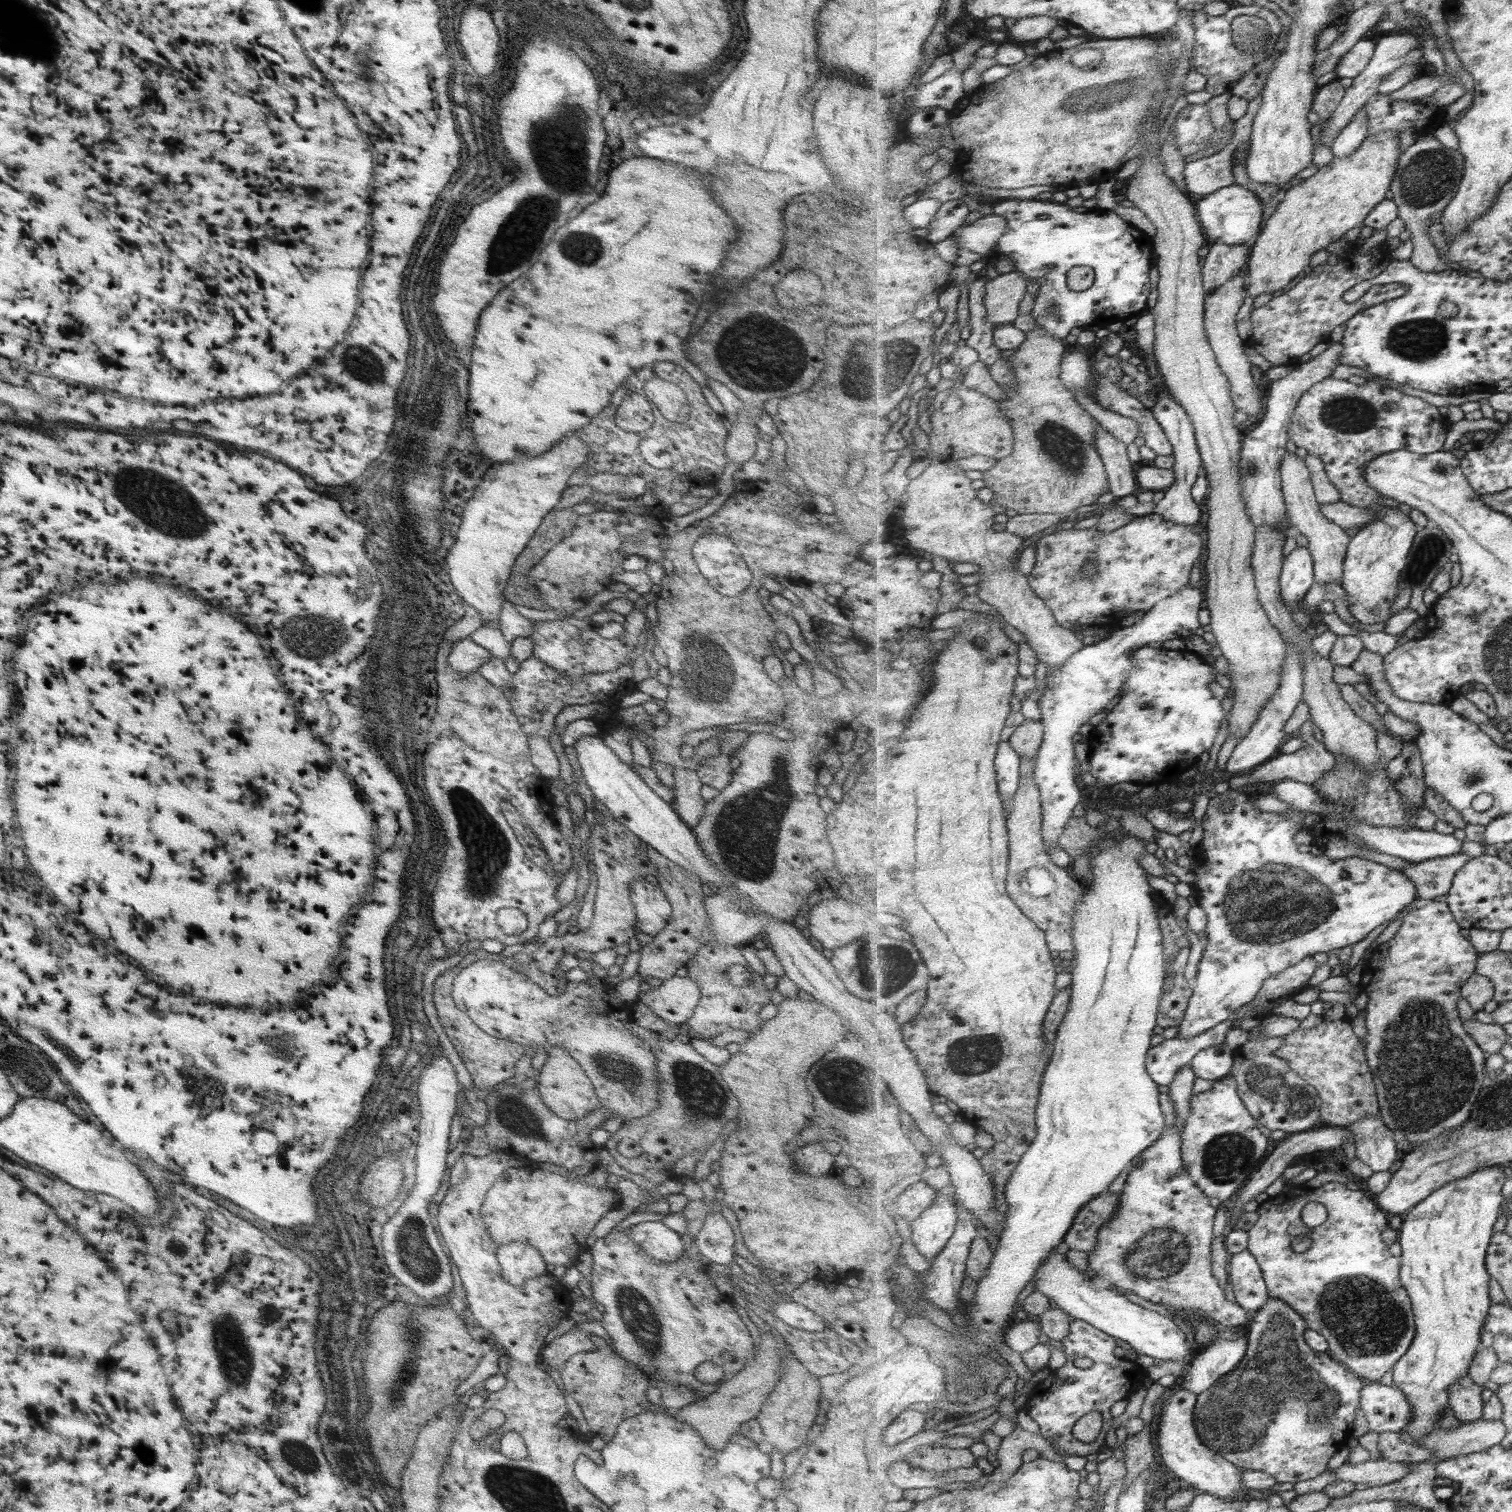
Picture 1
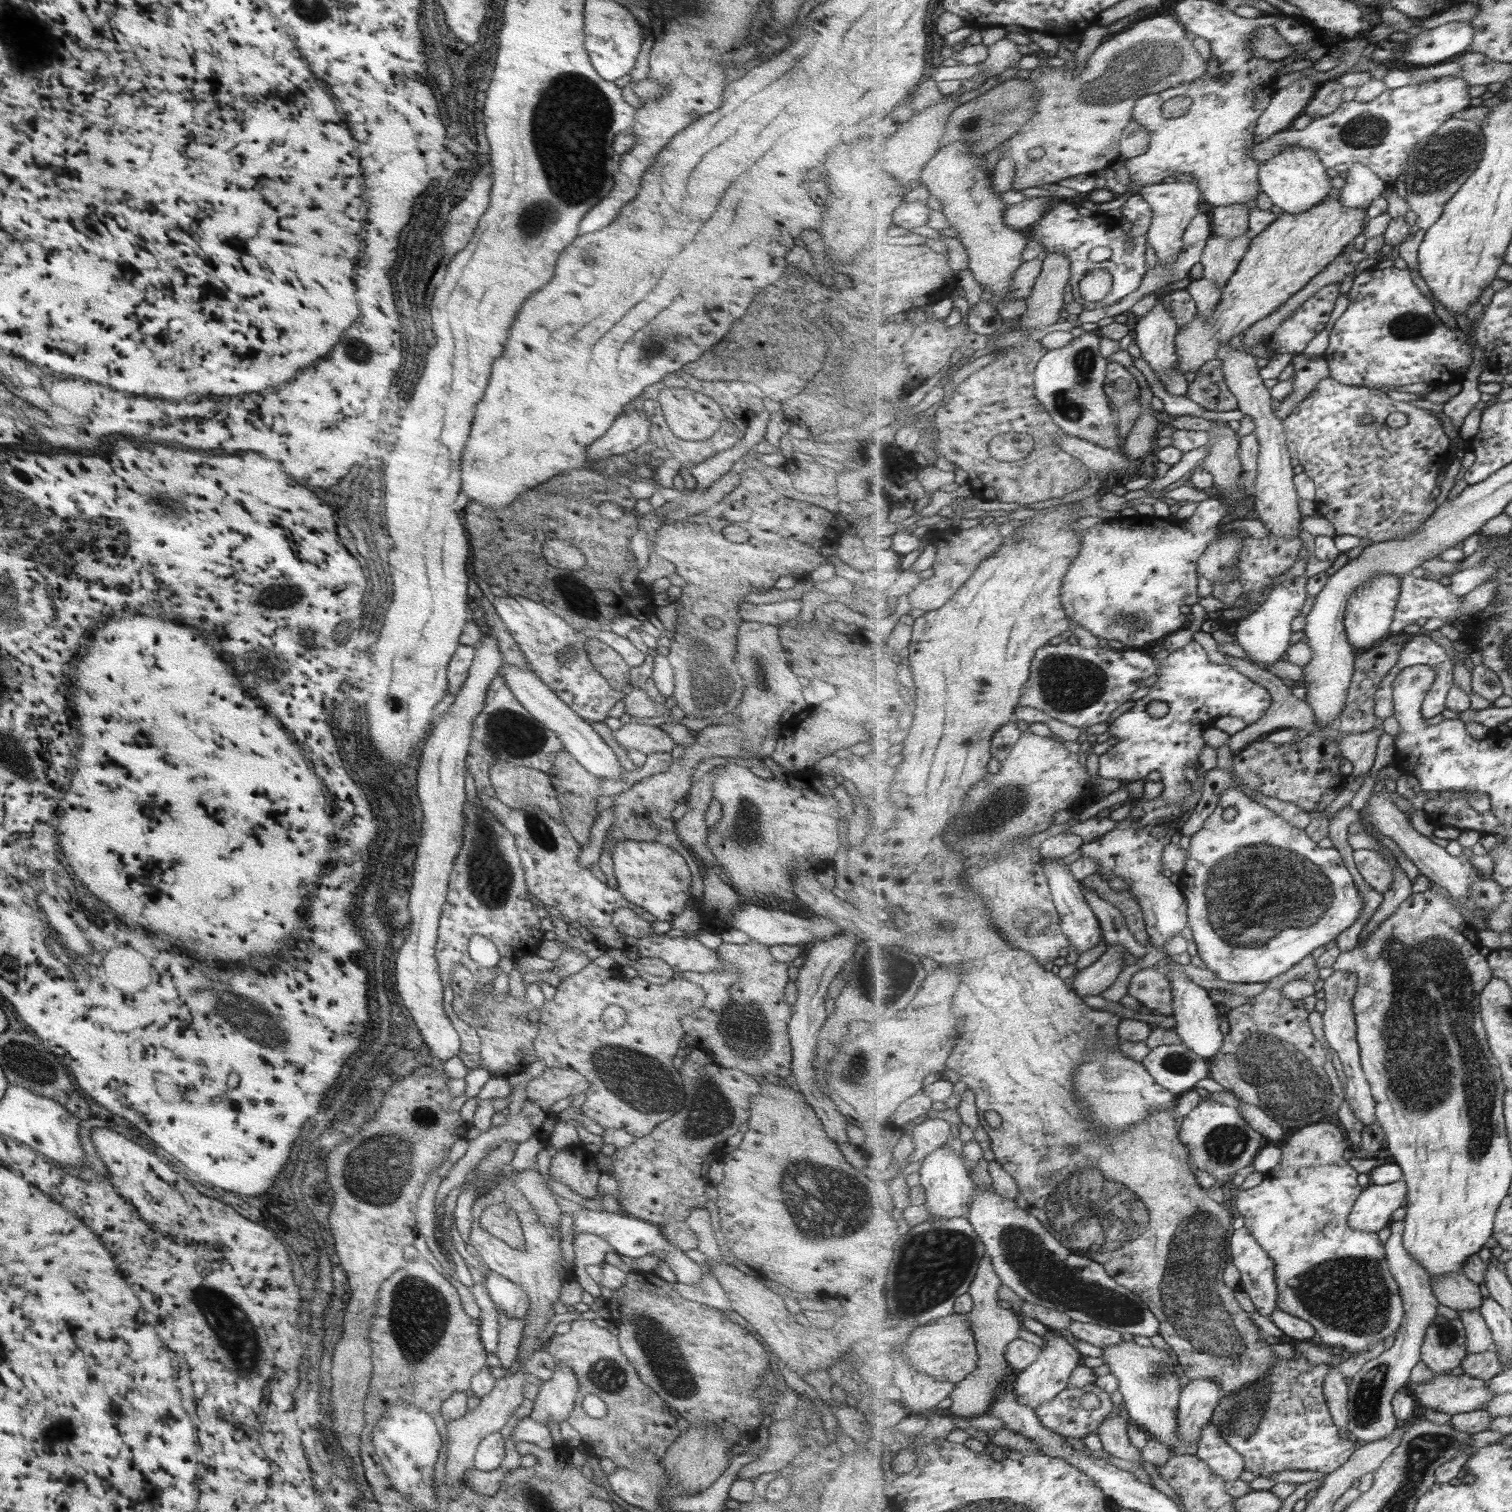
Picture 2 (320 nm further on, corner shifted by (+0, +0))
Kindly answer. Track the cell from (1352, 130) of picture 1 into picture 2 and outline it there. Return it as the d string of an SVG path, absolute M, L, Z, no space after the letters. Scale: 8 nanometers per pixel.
M1362 162L1354 164L1347 174L1346 183L1339 190L1341 203L1347 208L1369 207L1373 200L1383 195L1389 185Z

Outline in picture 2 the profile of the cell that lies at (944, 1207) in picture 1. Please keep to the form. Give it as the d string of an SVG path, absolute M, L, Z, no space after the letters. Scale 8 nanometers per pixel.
M941 1147L935 1150L931 1156L927 1156L927 1158L921 1161L922 1165L918 1173L922 1177L921 1184L928 1192L925 1205L930 1208L932 1218L969 1216L976 1188L971 1175L967 1172L967 1167L961 1162L959 1154L955 1154L953 1149Z

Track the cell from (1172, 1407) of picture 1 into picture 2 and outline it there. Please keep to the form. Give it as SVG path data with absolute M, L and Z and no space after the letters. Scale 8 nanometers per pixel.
M1123 1341L1102 1349L1103 1363L1110 1369L1110 1374L1118 1380L1118 1391L1131 1422L1153 1433L1161 1442L1173 1446L1182 1445L1184 1440L1179 1435L1179 1406L1182 1389L1176 1375L1178 1357L1175 1352L1161 1350L1157 1346L1139 1346L1134 1341Z

